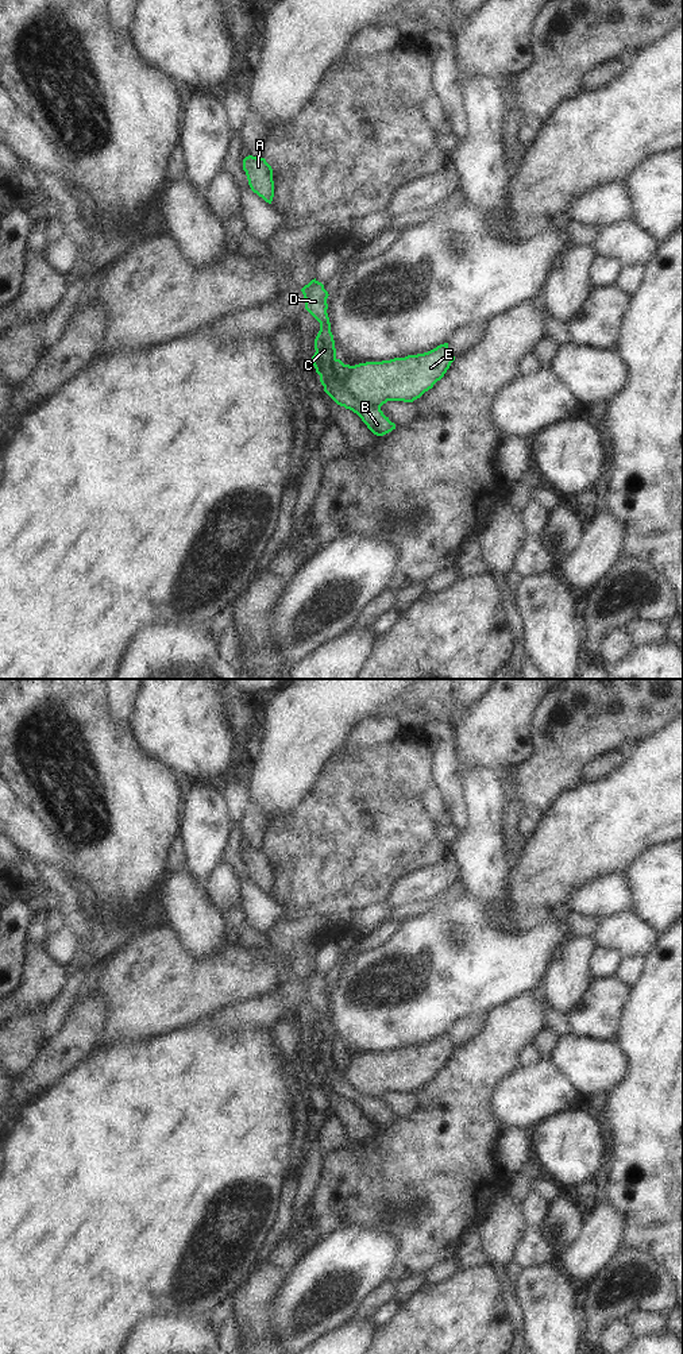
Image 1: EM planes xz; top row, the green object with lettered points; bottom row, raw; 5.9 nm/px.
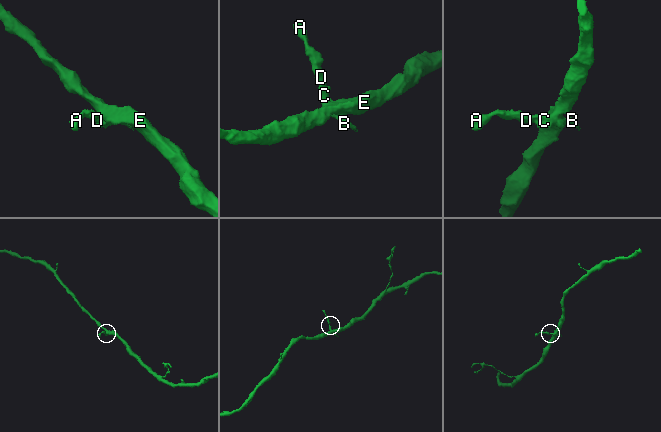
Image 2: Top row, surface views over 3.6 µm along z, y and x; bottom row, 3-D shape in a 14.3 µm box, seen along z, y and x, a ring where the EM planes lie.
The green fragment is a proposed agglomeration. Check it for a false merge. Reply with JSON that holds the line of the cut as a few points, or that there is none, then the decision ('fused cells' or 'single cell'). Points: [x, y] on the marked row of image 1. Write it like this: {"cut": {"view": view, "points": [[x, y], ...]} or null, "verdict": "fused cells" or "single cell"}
{"cut": {"view": "xz", "points": [[324, 385], [343, 388], [359, 402], [379, 408]]}, "verdict": "fused cells"}

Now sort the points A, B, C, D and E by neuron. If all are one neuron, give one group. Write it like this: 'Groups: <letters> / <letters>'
Groups: A C D E / B

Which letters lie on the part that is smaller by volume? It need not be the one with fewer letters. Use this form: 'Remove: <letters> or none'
Remove: B

